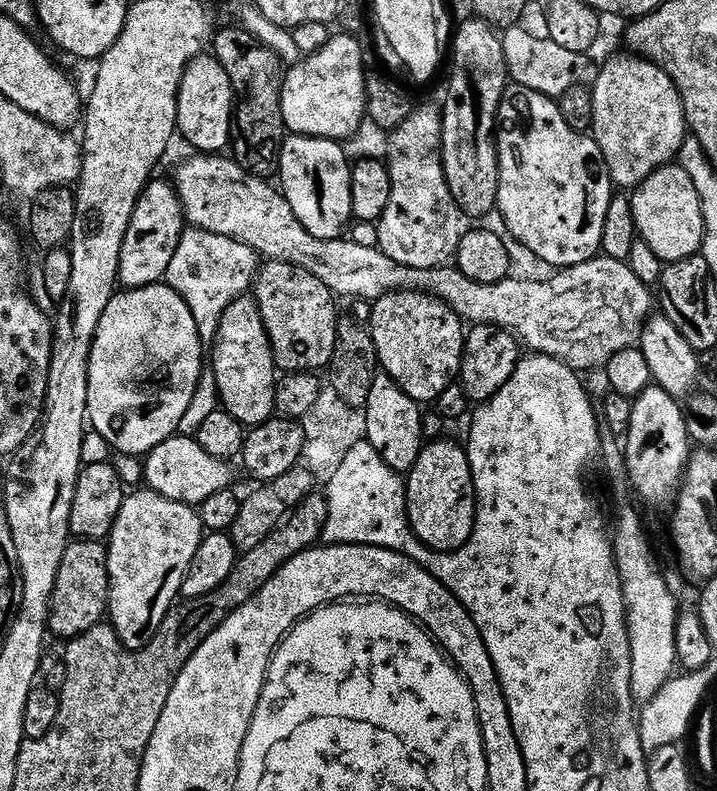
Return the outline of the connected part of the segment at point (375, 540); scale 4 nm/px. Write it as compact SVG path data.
M367 440L356 444L338 473L326 488L329 520L323 530L323 541L333 544L368 544L384 548L384 516L408 516L407 483Z

